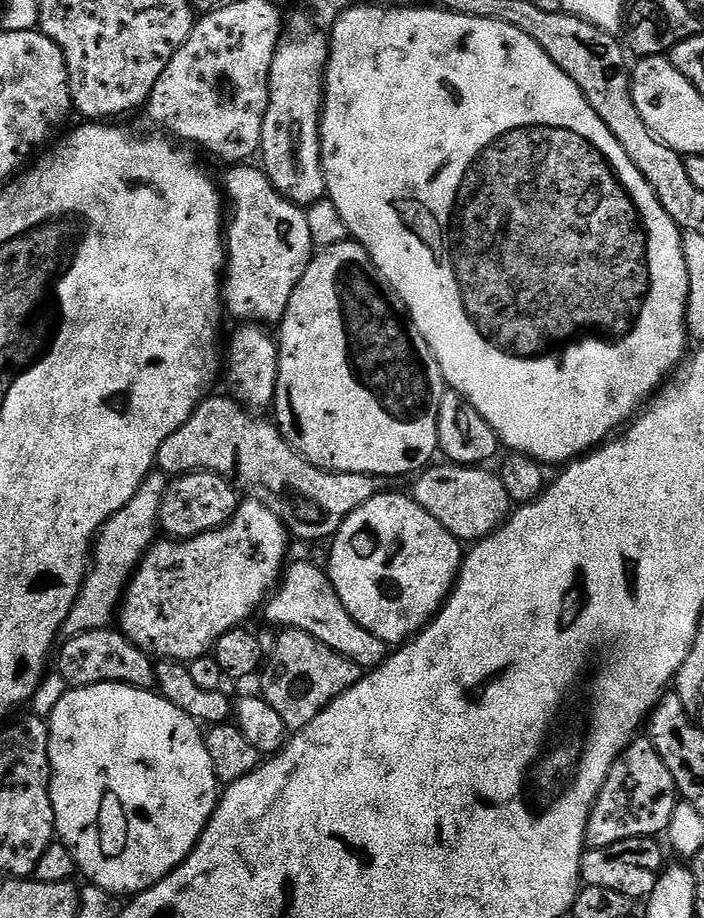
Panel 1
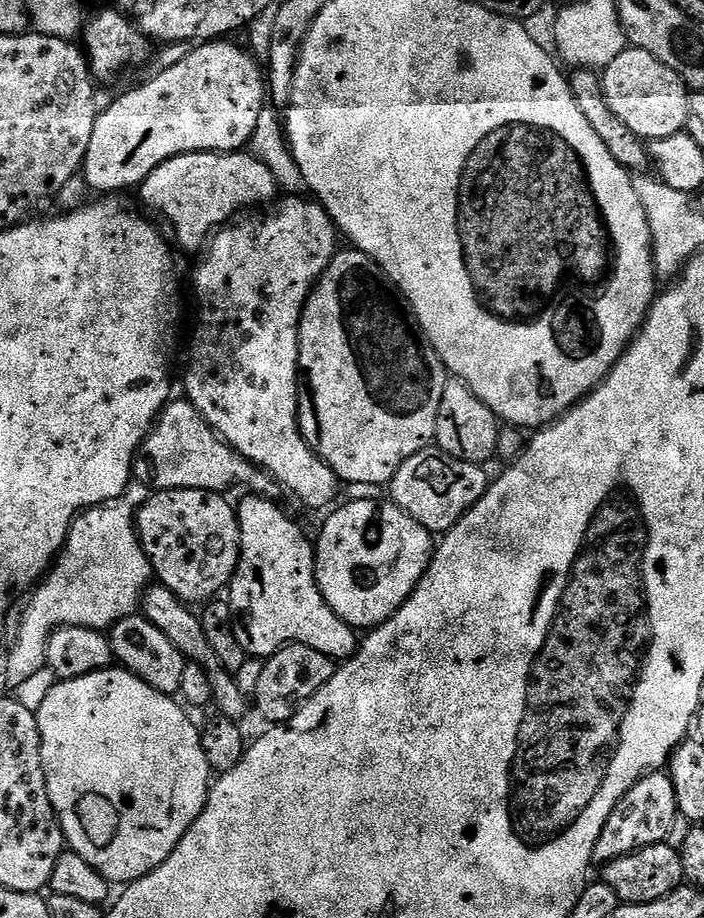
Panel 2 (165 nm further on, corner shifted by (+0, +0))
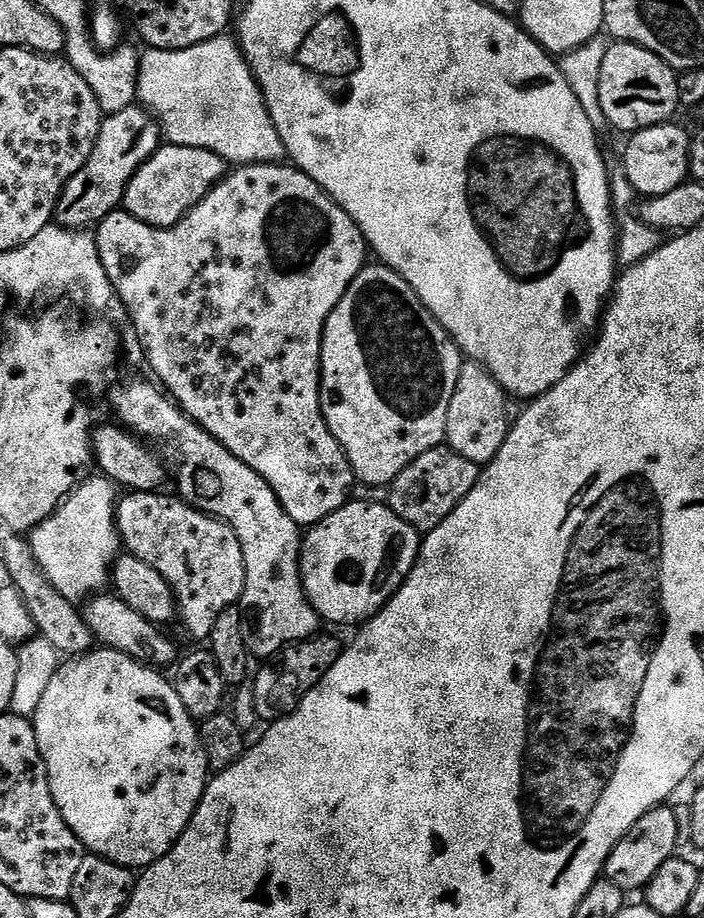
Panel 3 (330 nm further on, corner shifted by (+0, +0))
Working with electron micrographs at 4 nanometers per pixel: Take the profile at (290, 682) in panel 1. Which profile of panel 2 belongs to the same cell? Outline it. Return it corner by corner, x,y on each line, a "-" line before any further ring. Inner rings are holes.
288,644
278,649
273,656
264,660
262,678
258,678
258,686
254,693
254,708
261,712
269,721
269,725
284,724
304,705
314,698
326,682
336,673
337,661
331,660
318,650
310,650
310,646

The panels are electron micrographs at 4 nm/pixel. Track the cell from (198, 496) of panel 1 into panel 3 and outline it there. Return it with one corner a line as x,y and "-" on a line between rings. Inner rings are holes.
159,491
155,492
133,492
119,497
116,506
116,529
120,532
120,539
123,547
127,549
131,555
138,557
148,566
152,566
166,580
176,598
176,610
178,613
178,623
200,642
207,641
208,636
214,630
214,622
218,622
218,614
222,614
222,610
239,605
240,596
244,593
244,583
246,582
246,566
242,558
242,546
238,542
238,538
234,534
234,530
222,520
217,520
215,516
207,516
205,512
199,512
196,508
191,508
186,501
172,496
160,496

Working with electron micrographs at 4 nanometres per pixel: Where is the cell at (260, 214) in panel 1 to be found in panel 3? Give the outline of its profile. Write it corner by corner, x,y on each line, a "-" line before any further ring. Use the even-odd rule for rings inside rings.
165,143
130,178
123,211
152,228
172,228
226,175
226,161
210,150

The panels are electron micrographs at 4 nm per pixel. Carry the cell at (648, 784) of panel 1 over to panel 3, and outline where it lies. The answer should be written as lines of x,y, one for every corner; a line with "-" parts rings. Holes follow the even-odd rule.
675,807
651,808
646,815
638,818
638,822
634,822
634,826
620,839
618,846
614,846
604,867
603,879
614,882
614,886
623,888
628,894
632,894
635,888
643,890
647,888
650,878
654,878
654,874
662,870
662,865
677,855
676,843
681,843
681,840

